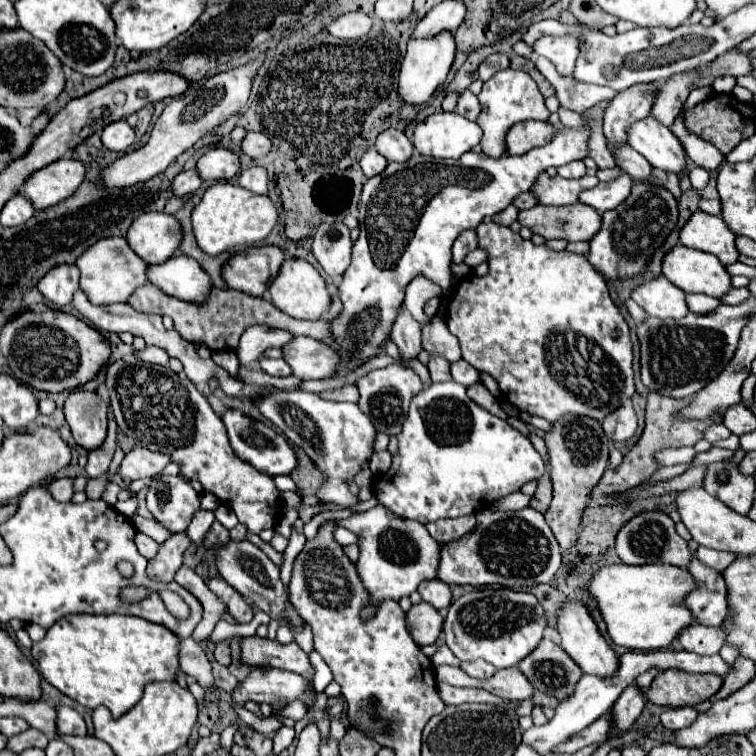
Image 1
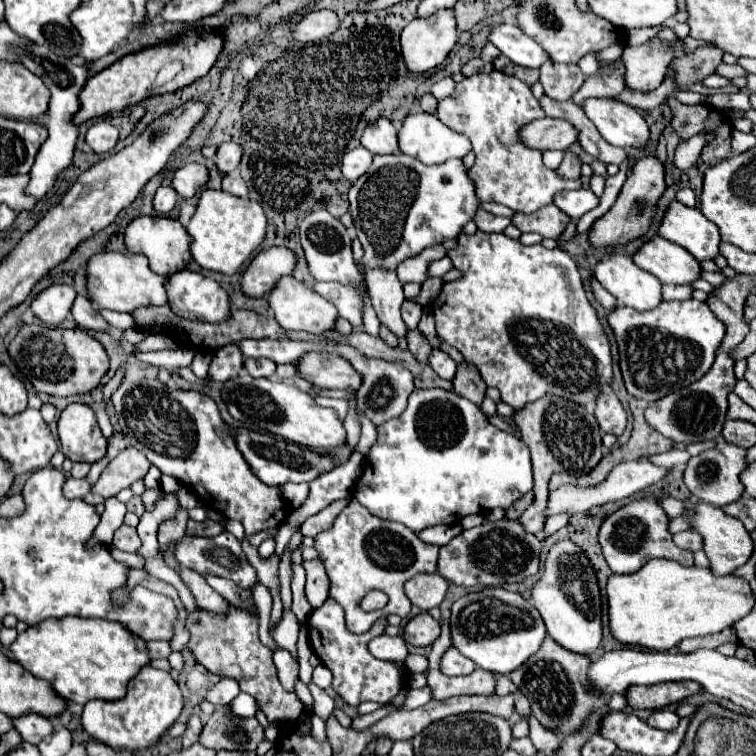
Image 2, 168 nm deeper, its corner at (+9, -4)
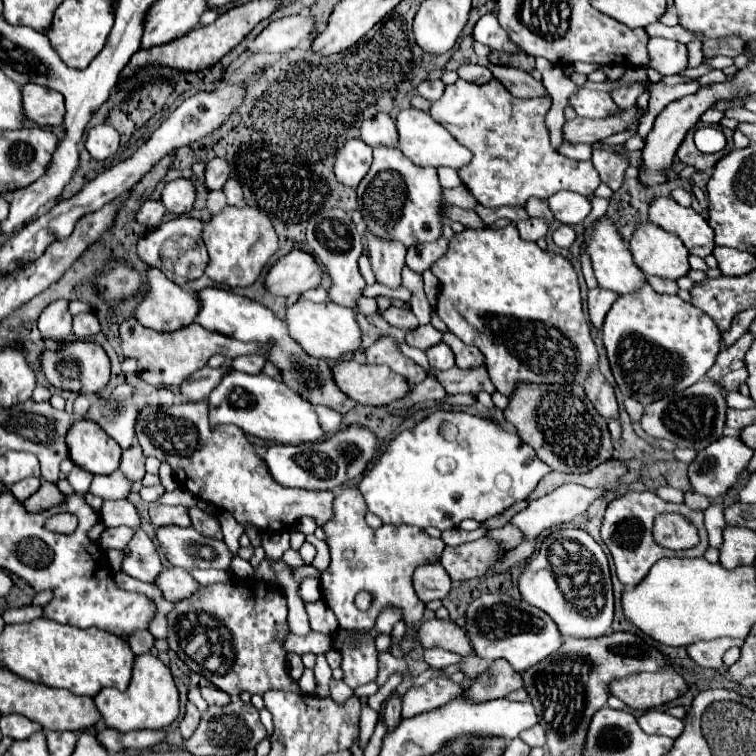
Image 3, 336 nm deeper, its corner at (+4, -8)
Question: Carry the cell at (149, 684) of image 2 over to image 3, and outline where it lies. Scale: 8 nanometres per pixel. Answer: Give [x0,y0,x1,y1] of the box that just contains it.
[94,654,180,732]

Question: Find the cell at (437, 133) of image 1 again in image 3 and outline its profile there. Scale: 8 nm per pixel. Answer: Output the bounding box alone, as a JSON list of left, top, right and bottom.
[396,108,472,170]

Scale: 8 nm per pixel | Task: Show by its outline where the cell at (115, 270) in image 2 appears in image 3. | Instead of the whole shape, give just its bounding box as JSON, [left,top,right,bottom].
[134,268,200,332]

